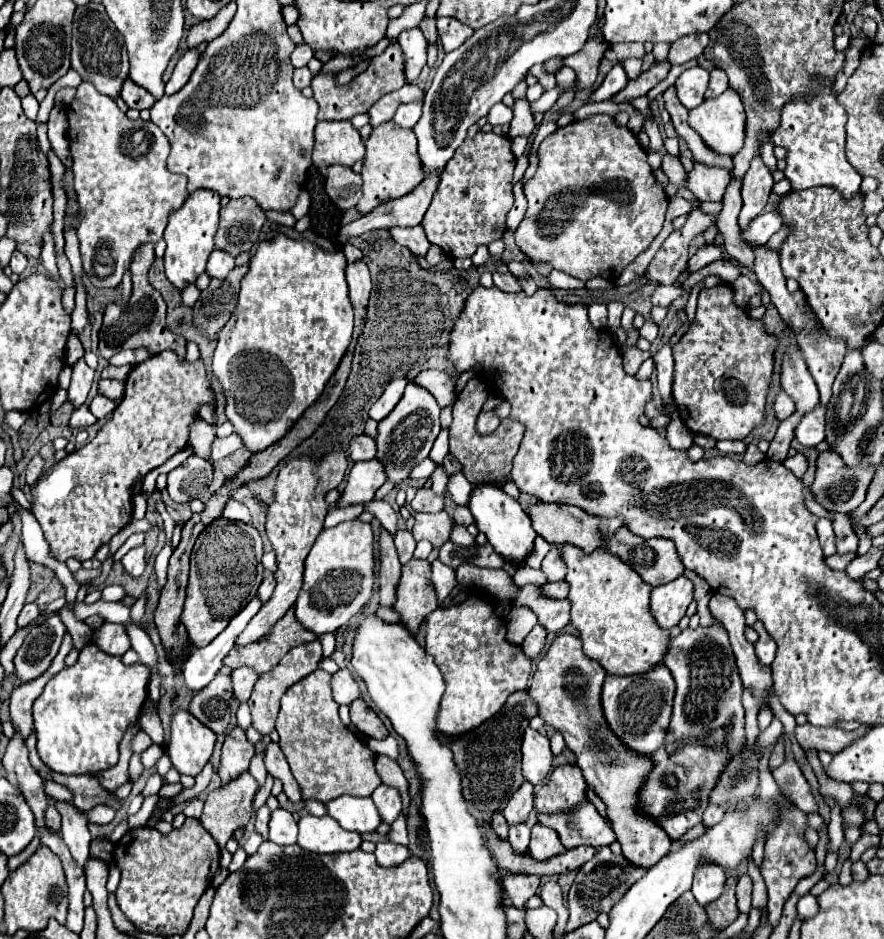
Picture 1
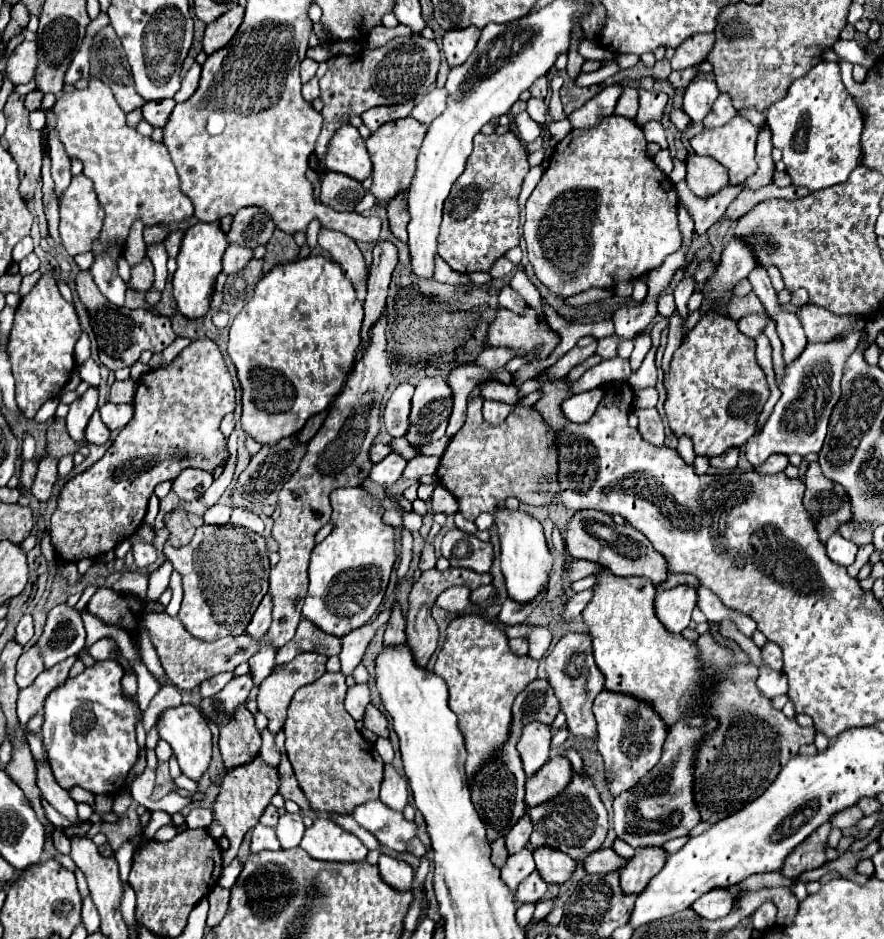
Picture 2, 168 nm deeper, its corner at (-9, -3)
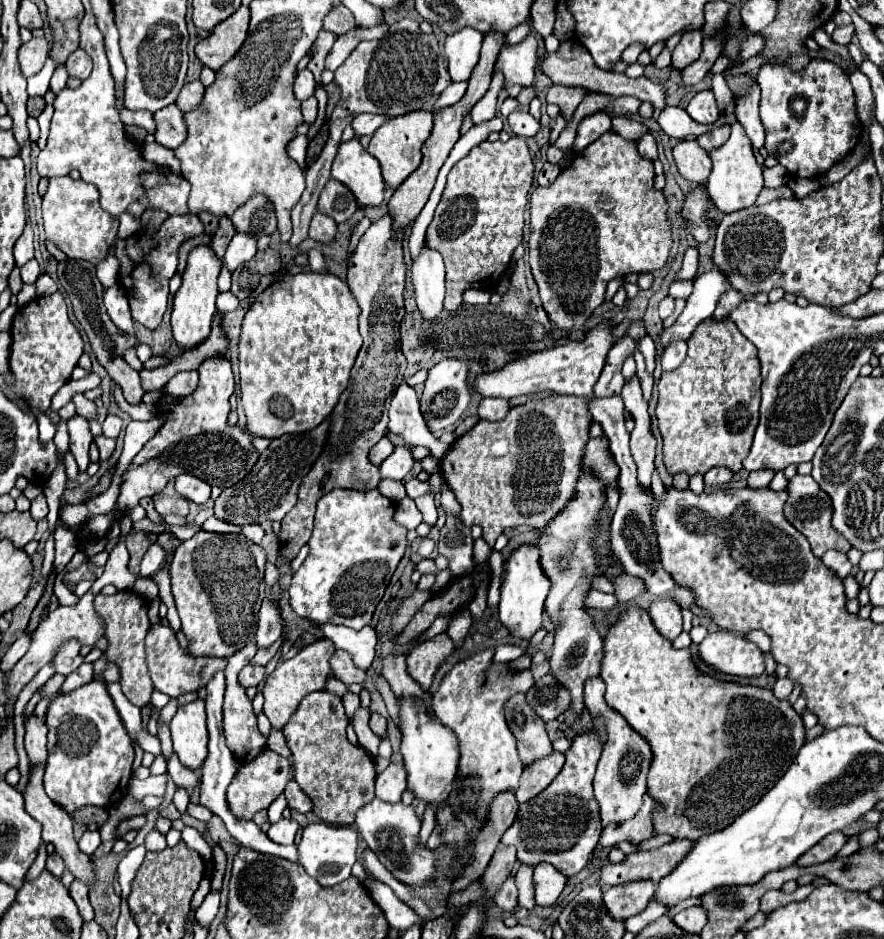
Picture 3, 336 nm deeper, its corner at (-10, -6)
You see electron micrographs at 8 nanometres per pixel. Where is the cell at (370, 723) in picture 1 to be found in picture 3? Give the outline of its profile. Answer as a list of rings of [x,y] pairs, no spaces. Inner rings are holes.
[[[371,714],[369,728],[371,728],[377,736],[385,736],[385,732],[387,732],[387,720],[385,720],[381,714]]]

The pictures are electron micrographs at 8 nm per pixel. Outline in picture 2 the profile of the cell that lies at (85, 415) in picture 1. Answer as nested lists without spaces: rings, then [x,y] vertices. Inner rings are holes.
[[[96,411],[96,413],[92,415],[88,427],[86,427],[86,441],[92,443],[92,445],[104,445],[108,439],[110,439],[110,431],[108,431],[108,427],[102,423],[100,413]]]

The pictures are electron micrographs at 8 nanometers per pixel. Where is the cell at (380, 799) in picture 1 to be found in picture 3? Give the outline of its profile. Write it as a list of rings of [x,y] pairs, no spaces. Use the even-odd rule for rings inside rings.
[[[389,764],[377,776],[377,798],[389,804],[401,802],[401,794],[407,790],[405,786],[405,768],[401,764]]]

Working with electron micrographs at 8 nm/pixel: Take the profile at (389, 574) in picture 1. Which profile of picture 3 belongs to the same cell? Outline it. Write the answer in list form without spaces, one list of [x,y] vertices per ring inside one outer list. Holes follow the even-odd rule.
[[[393,652],[393,654],[385,656],[383,658],[383,670],[381,670],[381,674],[391,684],[395,696],[401,696],[401,694],[425,696],[425,704],[431,704],[431,694],[425,692],[425,690],[421,690],[421,686],[409,676],[403,652]]]

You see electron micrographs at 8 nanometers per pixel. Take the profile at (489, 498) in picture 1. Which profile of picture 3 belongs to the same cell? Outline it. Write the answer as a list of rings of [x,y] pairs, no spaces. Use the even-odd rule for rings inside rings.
[[[527,542],[515,548],[507,560],[507,572],[501,584],[501,600],[499,600],[499,620],[505,624],[513,636],[531,638],[541,628],[543,618],[543,602],[549,594],[551,580],[541,566],[541,550]]]

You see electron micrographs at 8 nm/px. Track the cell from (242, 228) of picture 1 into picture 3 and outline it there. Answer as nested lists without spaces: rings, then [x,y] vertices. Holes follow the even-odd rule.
[[[253,196],[253,200],[249,200],[249,204],[241,206],[233,214],[231,222],[237,232],[247,234],[255,240],[259,240],[261,236],[271,236],[277,230],[273,204],[269,204],[269,200],[265,200],[265,196]]]

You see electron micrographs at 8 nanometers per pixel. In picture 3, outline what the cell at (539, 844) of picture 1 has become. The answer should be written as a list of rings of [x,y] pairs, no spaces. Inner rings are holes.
[[[537,864],[535,874],[533,874],[533,884],[535,884],[535,900],[539,906],[553,906],[557,898],[561,896],[567,876],[553,868],[553,864]]]

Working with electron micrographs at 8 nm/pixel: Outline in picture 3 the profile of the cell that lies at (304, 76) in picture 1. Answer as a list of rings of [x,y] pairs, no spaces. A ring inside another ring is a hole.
[[[311,96],[311,98],[307,98],[307,100],[303,100],[301,102],[301,112],[303,112],[303,118],[305,118],[305,122],[315,122],[315,118],[317,118],[317,98],[315,96]]]

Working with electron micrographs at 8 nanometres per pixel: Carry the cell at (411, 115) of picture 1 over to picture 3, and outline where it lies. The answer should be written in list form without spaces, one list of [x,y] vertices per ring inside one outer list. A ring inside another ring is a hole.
[[[451,82],[451,84],[445,88],[445,92],[439,94],[439,98],[437,98],[435,106],[433,106],[433,114],[439,112],[441,108],[447,108],[447,106],[459,102],[459,100],[465,96],[465,90],[467,90],[467,82]]]

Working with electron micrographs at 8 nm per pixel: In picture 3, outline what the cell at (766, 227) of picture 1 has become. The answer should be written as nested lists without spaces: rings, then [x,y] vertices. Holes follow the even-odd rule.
[[[713,266],[713,270],[701,274],[693,280],[693,294],[687,298],[687,306],[671,328],[665,328],[661,334],[661,346],[665,348],[673,338],[687,340],[695,326],[713,316],[713,310],[719,304],[719,298],[731,288],[729,278],[721,268]]]

